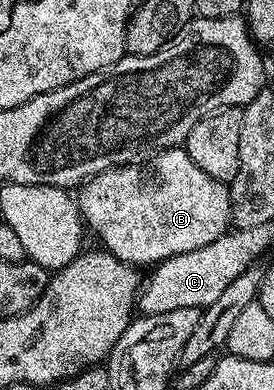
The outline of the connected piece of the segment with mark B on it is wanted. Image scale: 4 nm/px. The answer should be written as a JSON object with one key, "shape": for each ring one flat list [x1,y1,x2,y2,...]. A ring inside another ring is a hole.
{"shape":[[163,146,156,152,159,153,144,164,128,162,92,176,77,192,79,212,86,227,99,235,103,243,100,245,106,251,132,266,154,266,171,256,209,246,209,242,221,238,232,227,231,189,224,181,209,178,209,174,189,158,186,147]]}

